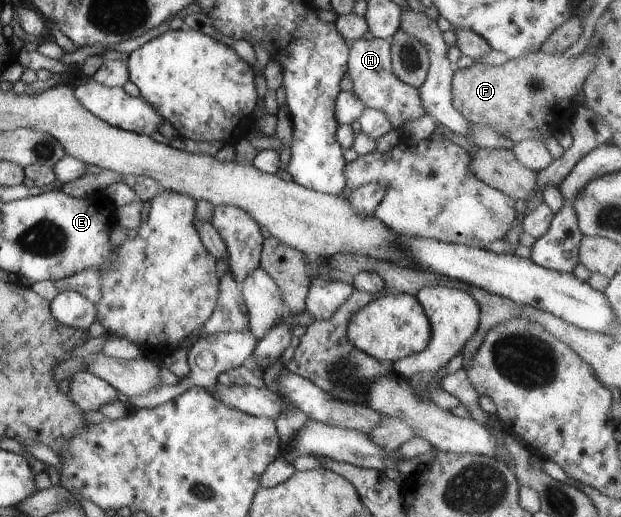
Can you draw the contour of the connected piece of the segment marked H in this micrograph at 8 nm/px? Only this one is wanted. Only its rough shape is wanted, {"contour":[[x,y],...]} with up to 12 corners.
{"contour":[[392,38],[356,40],[347,71],[367,107],[396,130],[425,110],[396,76]]}

